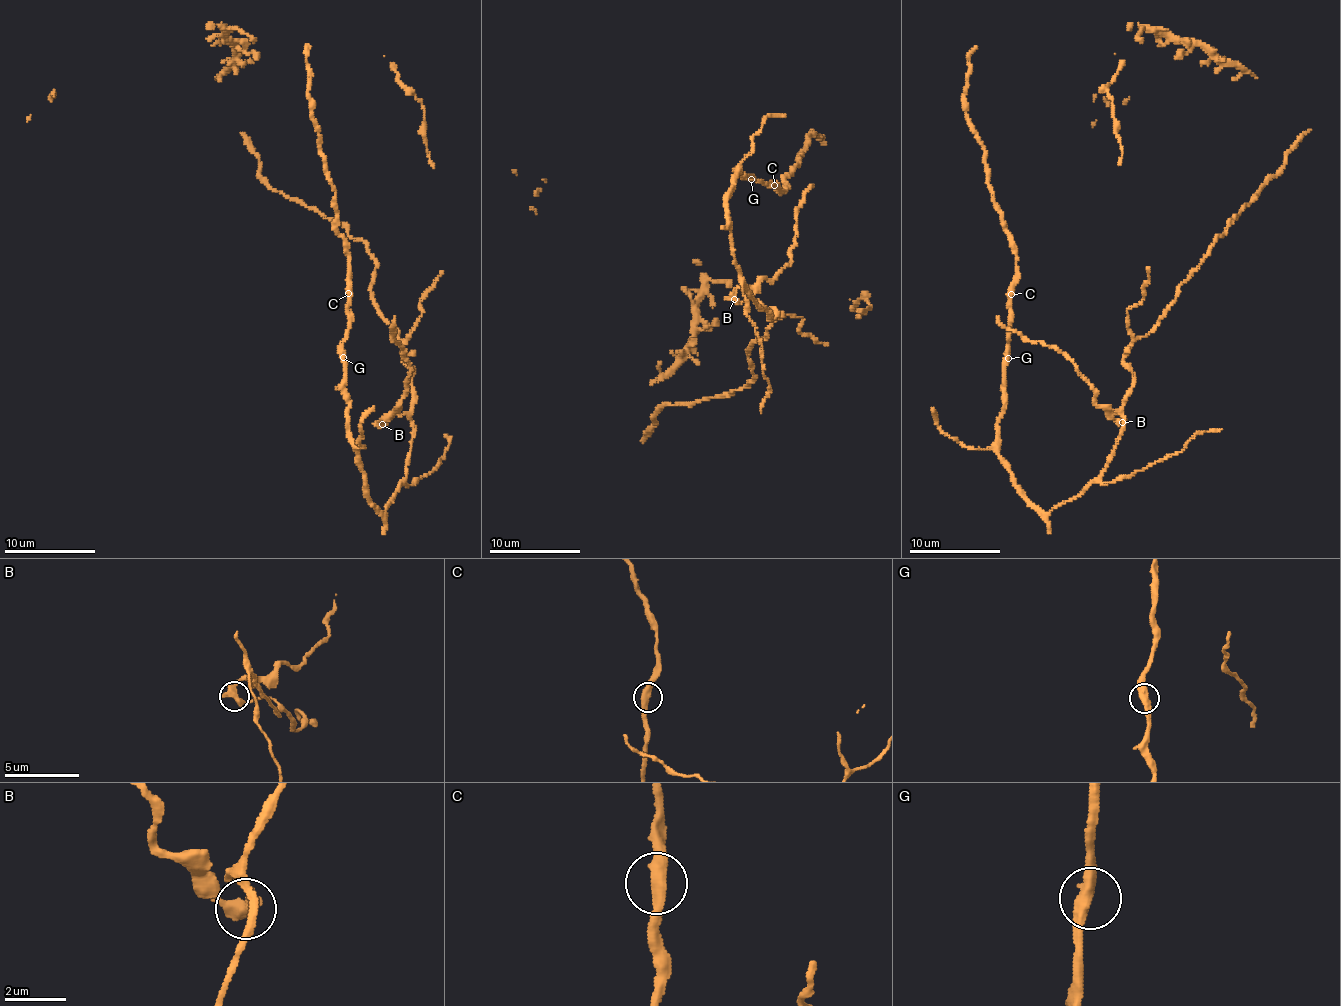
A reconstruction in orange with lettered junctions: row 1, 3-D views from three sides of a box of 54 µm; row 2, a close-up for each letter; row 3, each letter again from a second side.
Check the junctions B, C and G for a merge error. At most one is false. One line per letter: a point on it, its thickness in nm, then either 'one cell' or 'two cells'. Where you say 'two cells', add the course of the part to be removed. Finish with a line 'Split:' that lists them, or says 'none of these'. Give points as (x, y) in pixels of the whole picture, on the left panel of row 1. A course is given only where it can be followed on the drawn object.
B: at (382, 424); 440 nm thick; two cells; foreign part runs (382, 424), (397, 405), (411, 370), (403, 349), (394, 342), (390, 328), (394, 316)
C: at (348, 293); 440 nm thick; one cell
G: at (343, 357); 440 nm thick; one cell
Split: B

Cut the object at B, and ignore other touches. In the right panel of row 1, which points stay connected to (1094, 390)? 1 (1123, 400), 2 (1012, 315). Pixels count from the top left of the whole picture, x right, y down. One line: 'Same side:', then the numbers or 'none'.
Same side: none

